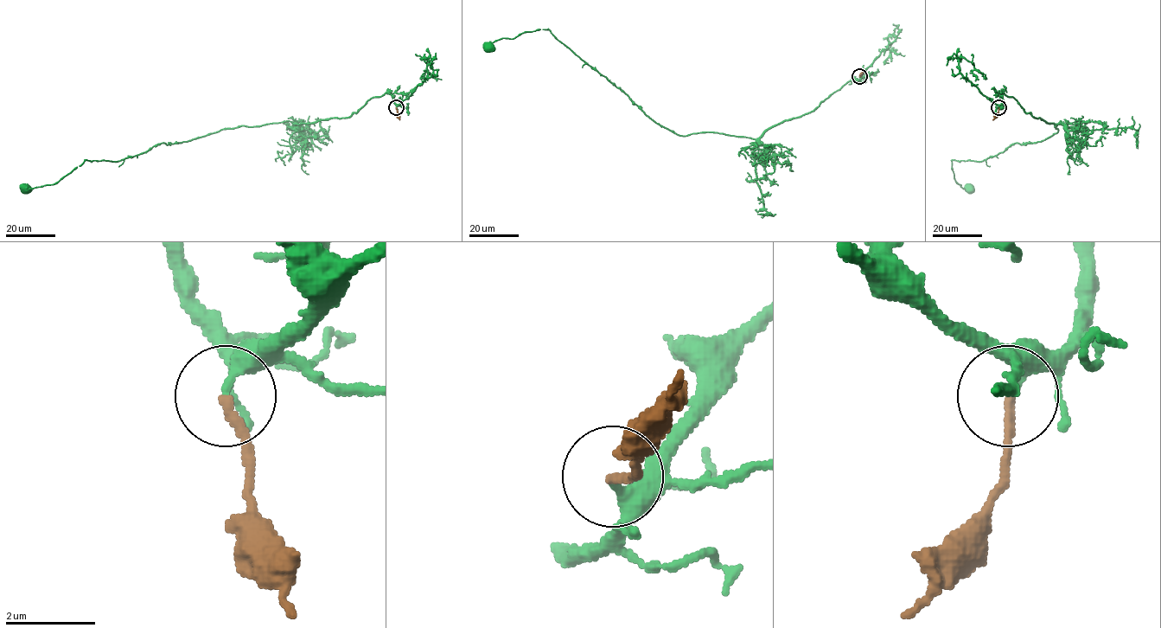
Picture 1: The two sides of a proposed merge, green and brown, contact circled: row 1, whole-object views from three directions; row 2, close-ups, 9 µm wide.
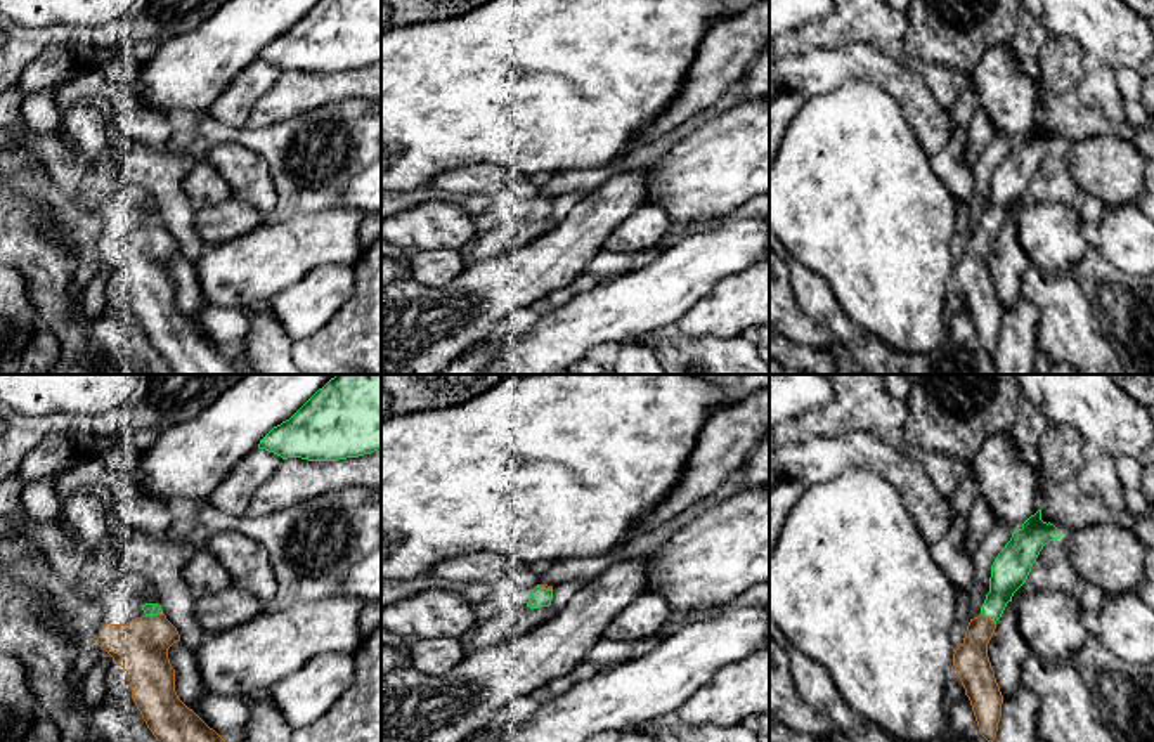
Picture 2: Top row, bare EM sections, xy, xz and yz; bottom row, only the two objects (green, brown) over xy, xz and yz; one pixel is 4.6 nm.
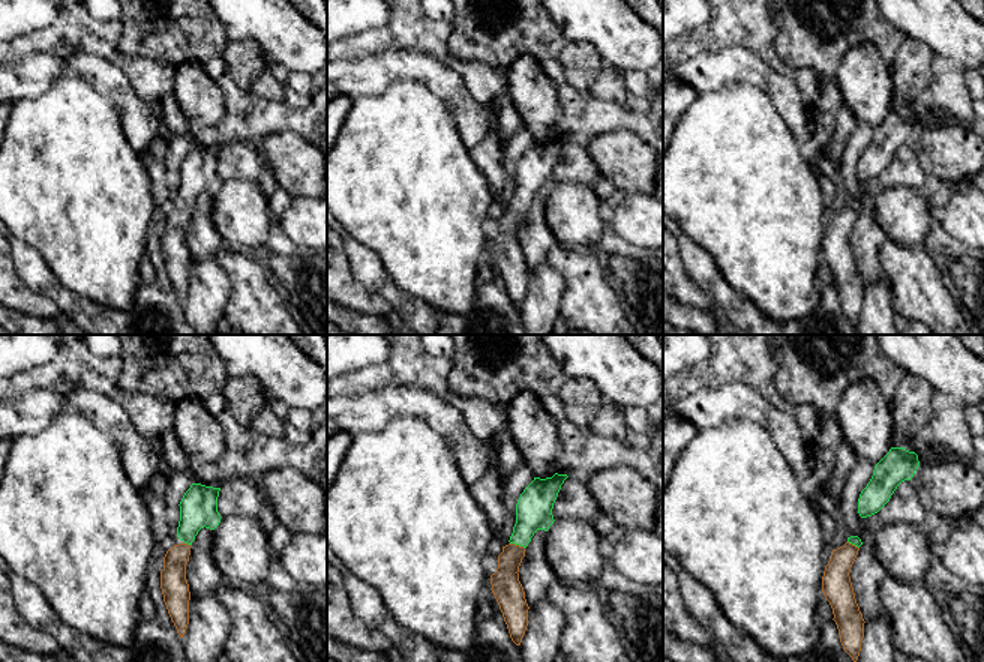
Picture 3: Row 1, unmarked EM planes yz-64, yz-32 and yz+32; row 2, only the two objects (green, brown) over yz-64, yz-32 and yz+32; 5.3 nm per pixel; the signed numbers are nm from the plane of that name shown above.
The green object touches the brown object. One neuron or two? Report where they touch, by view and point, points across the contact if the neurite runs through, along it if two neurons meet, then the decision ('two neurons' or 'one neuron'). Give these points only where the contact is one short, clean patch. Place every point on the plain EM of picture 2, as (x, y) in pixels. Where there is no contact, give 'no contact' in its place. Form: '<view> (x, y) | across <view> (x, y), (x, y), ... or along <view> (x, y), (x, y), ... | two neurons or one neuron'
xy (153, 226) | one neuron

